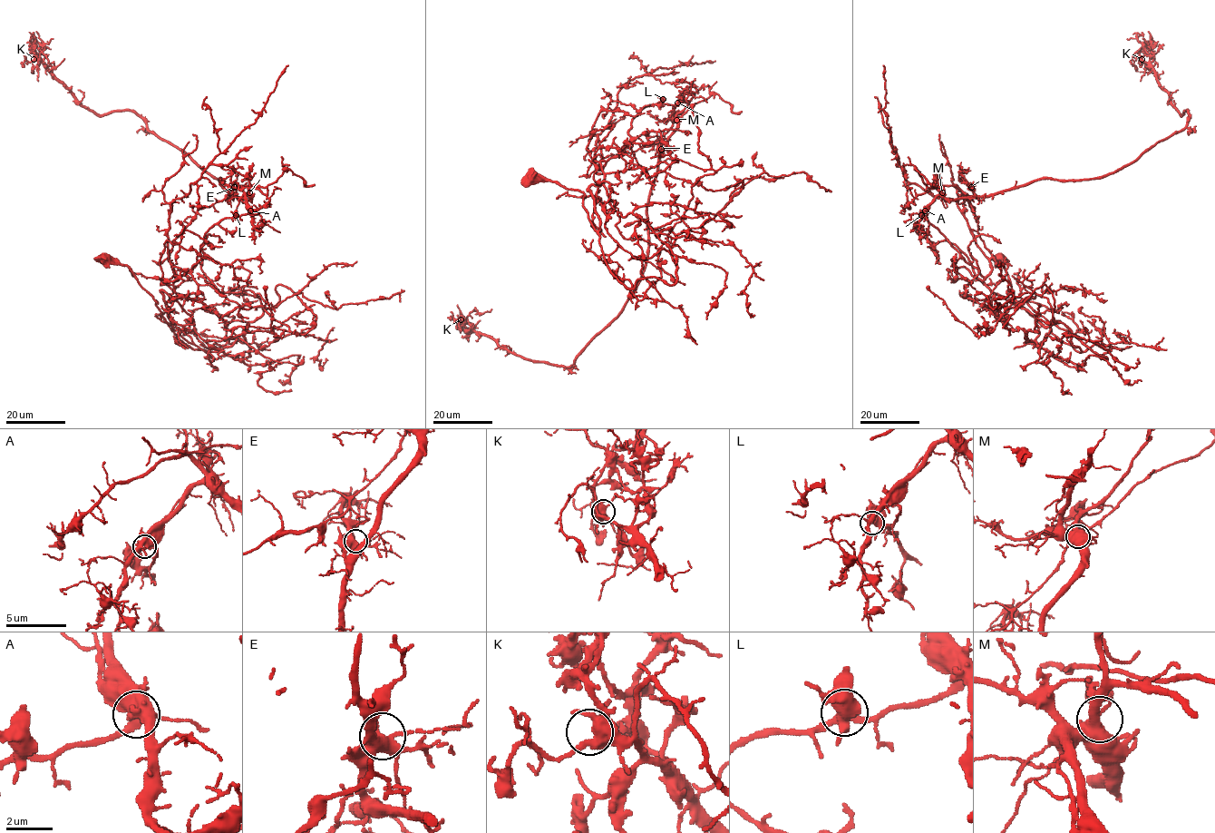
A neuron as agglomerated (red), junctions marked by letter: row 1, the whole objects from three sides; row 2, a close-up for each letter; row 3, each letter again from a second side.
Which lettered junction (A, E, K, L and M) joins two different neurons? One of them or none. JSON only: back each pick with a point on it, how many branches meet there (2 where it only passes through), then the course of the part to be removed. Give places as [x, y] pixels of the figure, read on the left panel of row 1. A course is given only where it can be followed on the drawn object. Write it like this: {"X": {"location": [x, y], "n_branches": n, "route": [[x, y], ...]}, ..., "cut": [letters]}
{"A": {"location": [250, 210], "n_branches": 5, "route": [[250, 210], [247, 195], [232, 196], [132, 112], [83, 107], [40, 54], [52, 67], [64, 59]]}, "cut": ["A"]}

